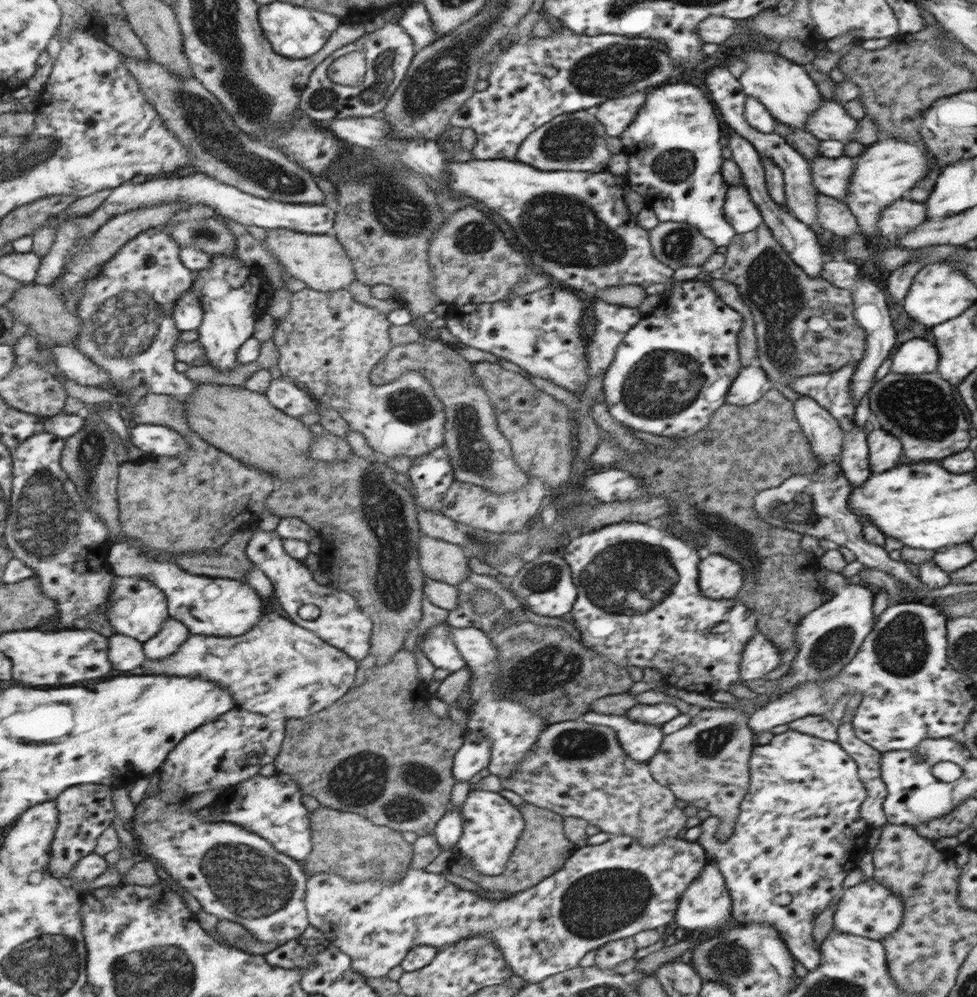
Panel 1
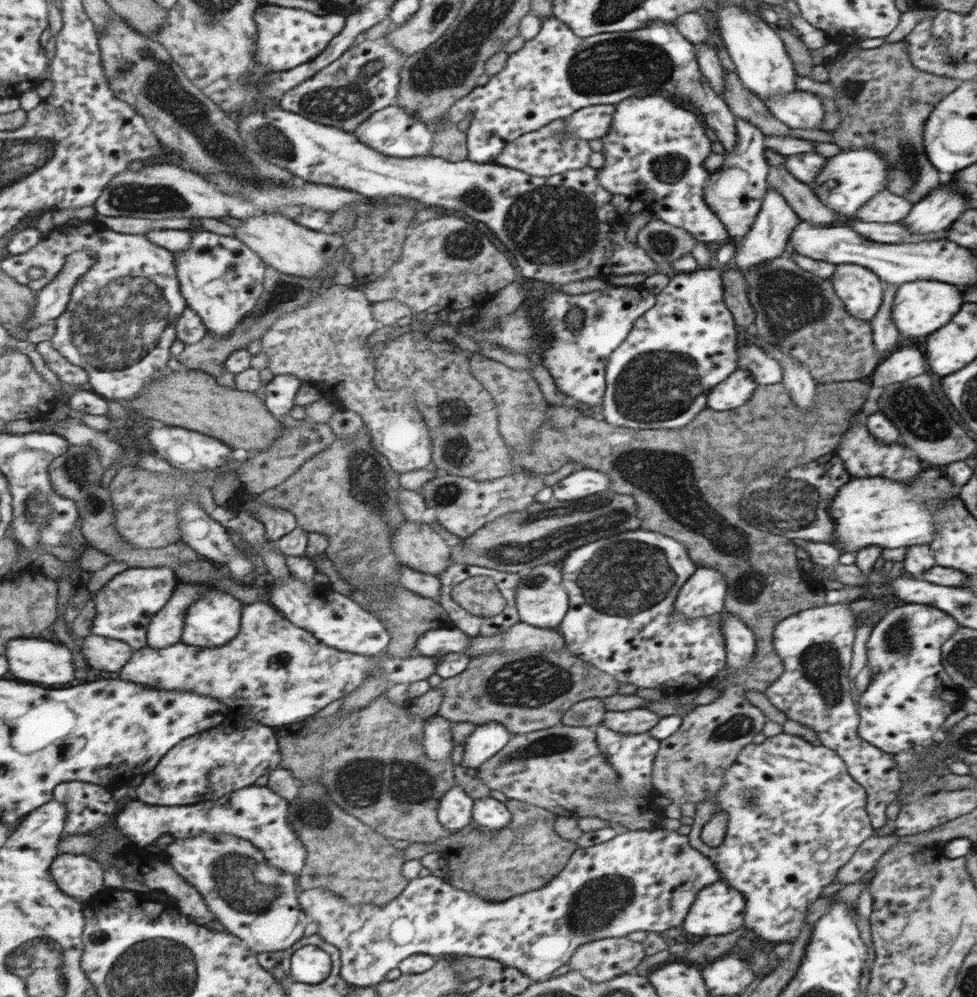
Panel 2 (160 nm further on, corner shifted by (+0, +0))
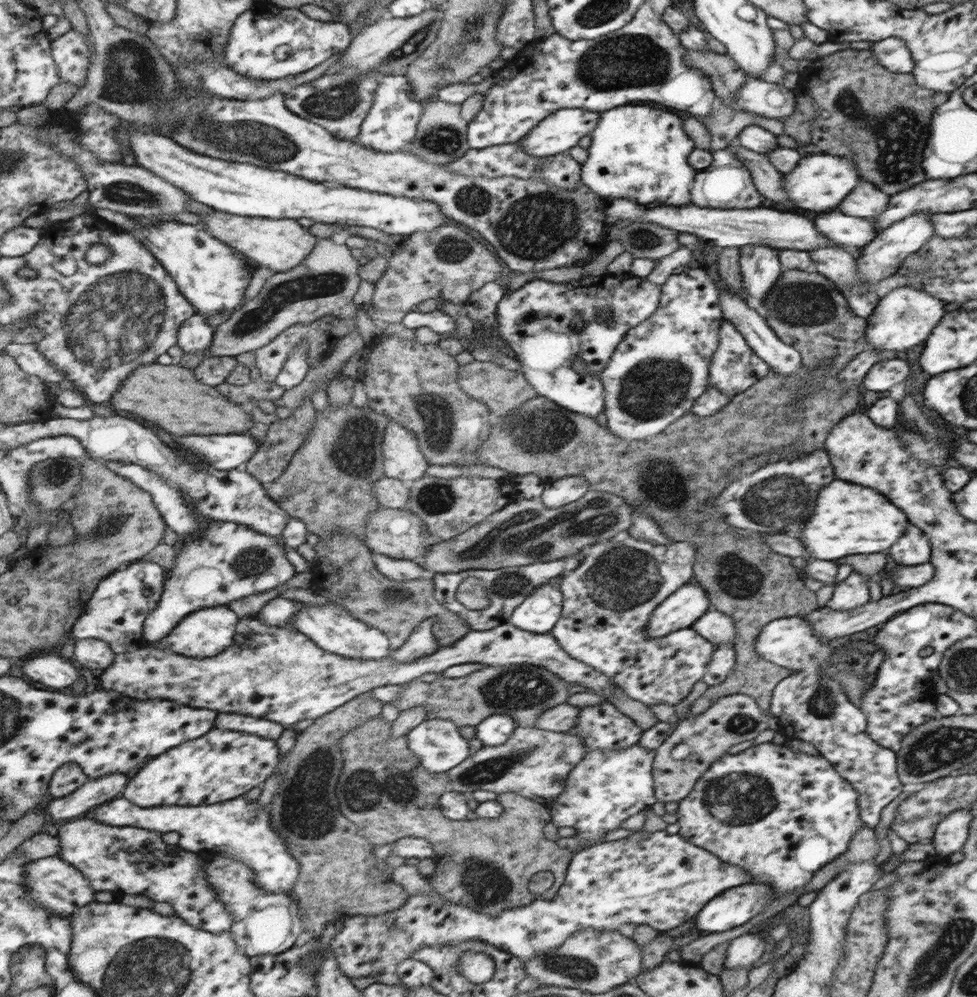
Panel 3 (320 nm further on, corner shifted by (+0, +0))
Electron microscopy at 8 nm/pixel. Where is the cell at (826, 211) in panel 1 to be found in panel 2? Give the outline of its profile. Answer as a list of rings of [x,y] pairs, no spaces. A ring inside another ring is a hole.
[[[768,166],[766,188],[776,190],[786,199],[786,203],[795,211],[801,221],[830,227],[843,220],[835,210],[823,206],[818,201],[810,185],[799,182],[784,166]]]

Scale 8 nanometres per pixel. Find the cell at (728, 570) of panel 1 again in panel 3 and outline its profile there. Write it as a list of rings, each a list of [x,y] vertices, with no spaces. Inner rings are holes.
[[[692,580],[675,589],[655,606],[647,621],[647,639],[665,637],[693,625],[703,613],[711,610],[706,590]]]

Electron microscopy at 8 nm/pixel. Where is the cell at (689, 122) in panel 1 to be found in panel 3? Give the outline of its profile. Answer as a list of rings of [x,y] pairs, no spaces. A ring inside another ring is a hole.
[[[627,103],[602,112],[597,126],[588,135],[590,144],[587,148],[587,160],[580,164],[580,171],[581,183],[591,192],[599,197],[631,199],[640,205],[657,202],[663,206],[681,206],[690,203],[690,186],[697,171],[690,166],[689,156],[695,148],[681,129],[681,120],[673,116],[673,113],[647,108],[647,103]]]

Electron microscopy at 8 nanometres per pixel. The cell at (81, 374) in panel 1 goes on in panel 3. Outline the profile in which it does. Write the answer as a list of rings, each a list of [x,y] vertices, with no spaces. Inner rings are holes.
[[[13,342],[4,348],[4,354],[15,358],[19,366],[27,373],[42,378],[46,382],[61,382],[67,374],[59,371],[44,354],[39,352],[36,343]]]

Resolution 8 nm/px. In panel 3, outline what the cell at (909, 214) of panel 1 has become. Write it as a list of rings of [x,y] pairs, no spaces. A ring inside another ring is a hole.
[[[859,179],[858,184],[846,194],[845,200],[835,210],[847,216],[868,219],[883,212],[888,195],[875,188],[870,182]]]

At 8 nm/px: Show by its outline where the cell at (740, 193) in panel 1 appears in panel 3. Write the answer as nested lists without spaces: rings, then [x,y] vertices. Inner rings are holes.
[[[733,142],[733,145],[723,148],[717,152],[713,153],[713,162],[711,166],[703,170],[699,170],[695,173],[694,182],[690,186],[690,203],[698,207],[709,207],[716,209],[748,209],[760,206],[761,198],[759,197],[759,192],[755,190],[753,178],[750,177],[750,172],[743,167],[743,161],[731,151],[731,147],[737,145]]]

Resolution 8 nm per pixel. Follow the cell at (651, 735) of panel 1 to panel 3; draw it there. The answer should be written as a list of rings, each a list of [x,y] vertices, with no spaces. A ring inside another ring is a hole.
[[[638,743],[619,750],[595,748],[586,752],[582,760],[570,770],[565,788],[547,807],[553,826],[575,828],[574,836],[579,842],[571,848],[573,854],[601,843],[602,836],[617,828],[625,818],[657,801],[653,798],[654,782],[651,782],[654,753],[655,750],[643,748]]]

